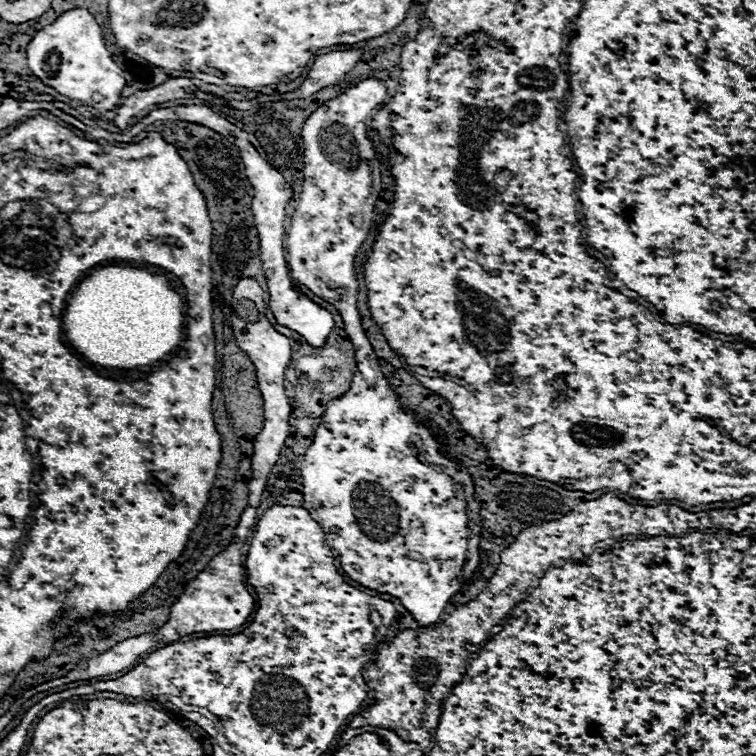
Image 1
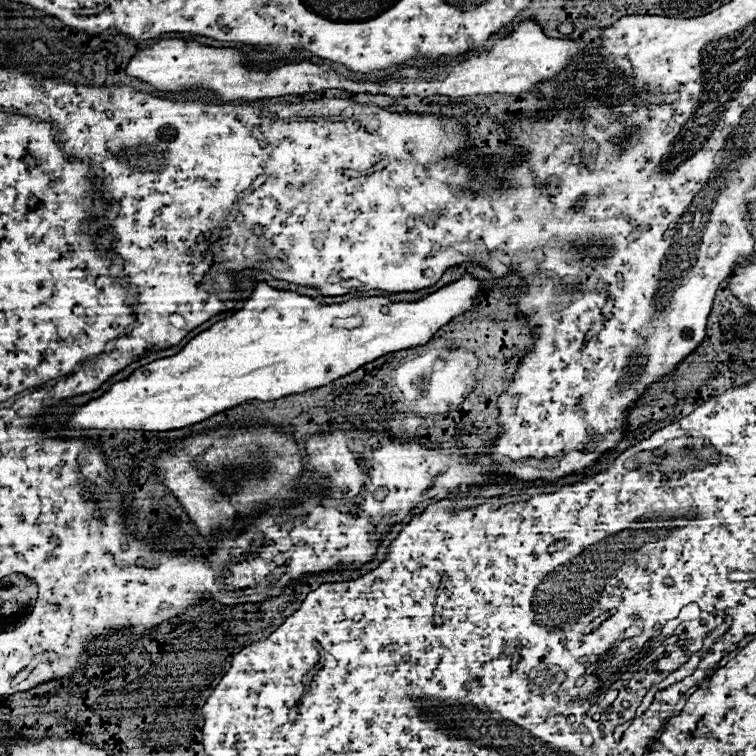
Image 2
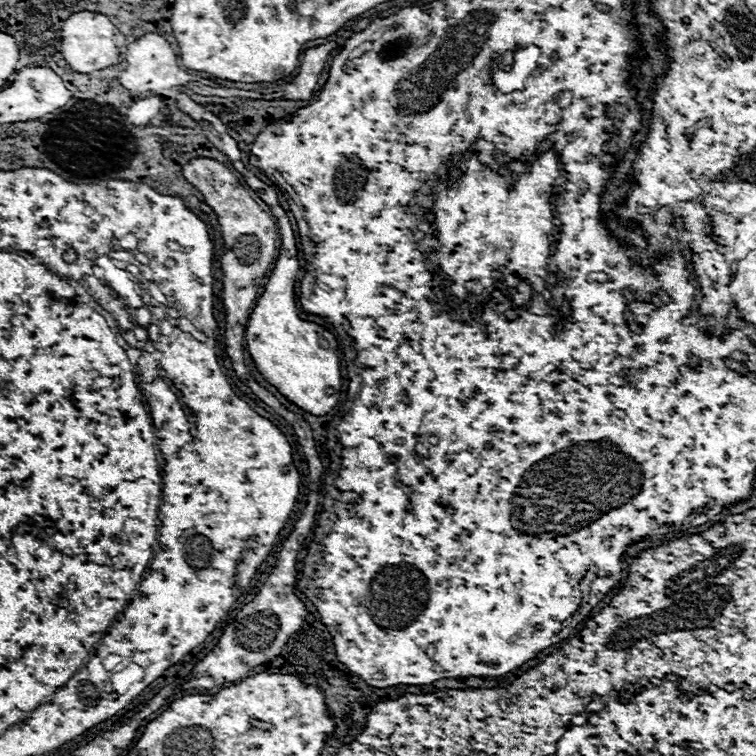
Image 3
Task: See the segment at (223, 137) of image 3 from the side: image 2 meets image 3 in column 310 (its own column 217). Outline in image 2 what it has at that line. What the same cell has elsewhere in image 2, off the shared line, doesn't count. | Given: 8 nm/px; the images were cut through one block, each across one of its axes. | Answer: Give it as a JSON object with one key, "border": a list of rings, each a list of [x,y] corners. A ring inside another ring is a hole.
{"border":[[[464,274],[458,282],[444,286],[442,290],[418,300],[418,302],[390,302],[388,298],[362,298],[348,300],[342,304],[318,304],[316,298],[298,296],[294,292],[274,290],[268,284],[260,282],[254,288],[250,300],[244,302],[244,310],[238,310],[234,316],[216,322],[210,330],[192,338],[178,354],[170,358],[156,360],[138,368],[130,378],[116,382],[108,392],[104,392],[98,400],[90,400],[88,404],[76,408],[72,416],[64,422],[70,430],[82,428],[100,428],[100,430],[148,430],[148,432],[166,432],[180,430],[210,416],[230,410],[248,400],[278,400],[288,394],[306,392],[312,388],[320,388],[330,384],[336,378],[342,378],[362,364],[368,364],[384,354],[408,350],[414,346],[426,344],[446,322],[450,322],[456,314],[468,312],[474,308],[474,298],[484,288],[484,282]],[[348,316],[364,316],[364,324],[354,330],[334,328],[332,322],[336,318]]]}

